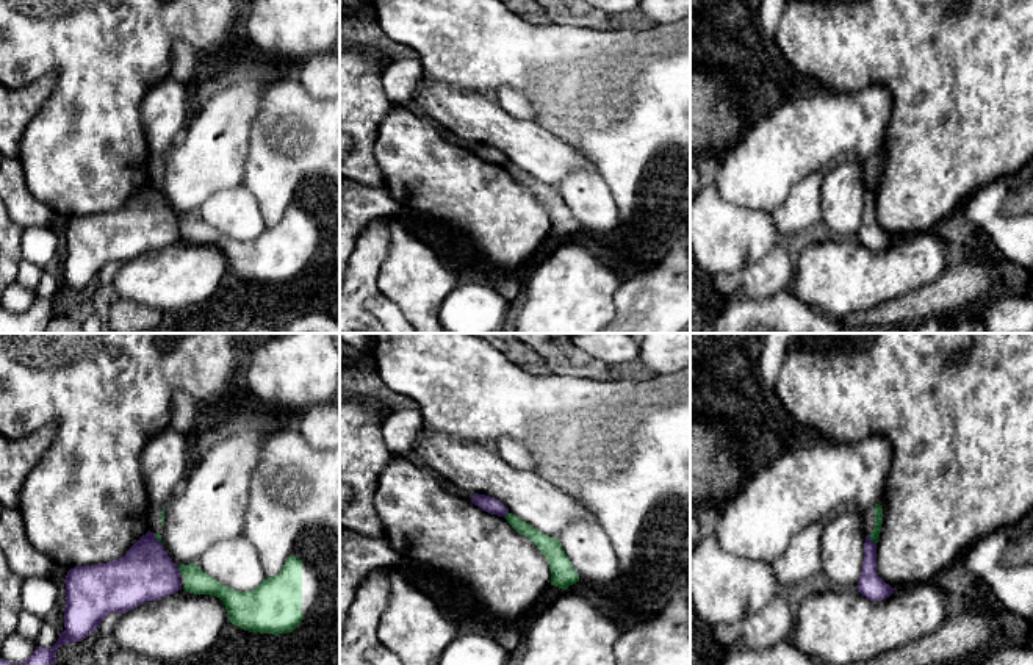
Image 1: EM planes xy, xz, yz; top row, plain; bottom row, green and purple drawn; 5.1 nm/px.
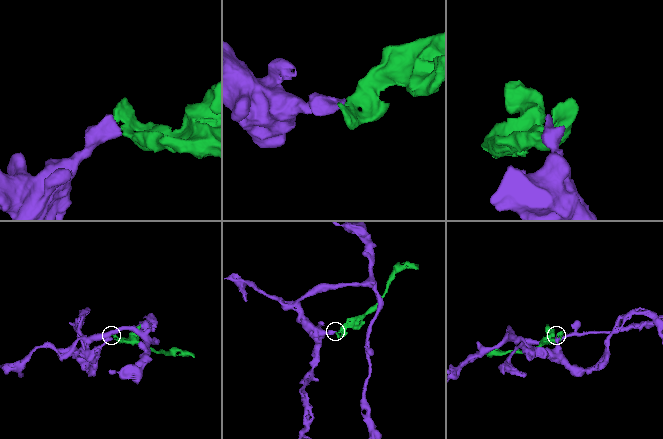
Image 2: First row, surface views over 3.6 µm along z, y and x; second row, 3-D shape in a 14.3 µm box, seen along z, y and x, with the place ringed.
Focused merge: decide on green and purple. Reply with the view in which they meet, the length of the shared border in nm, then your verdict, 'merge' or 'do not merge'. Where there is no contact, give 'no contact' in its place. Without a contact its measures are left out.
contact in xy; length 50 nm; do not merge

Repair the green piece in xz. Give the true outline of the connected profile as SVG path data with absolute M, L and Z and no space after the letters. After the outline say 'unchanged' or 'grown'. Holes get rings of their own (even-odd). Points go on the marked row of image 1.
M507 513L504 518L516 532L527 537L546 557L551 570L551 585L567 590L570 585L579 582L579 576L557 538L545 535L542 530L534 529L529 523L512 513Z; unchanged

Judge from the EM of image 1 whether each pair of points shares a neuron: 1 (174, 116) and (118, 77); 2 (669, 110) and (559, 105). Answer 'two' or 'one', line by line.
1: two
2: one

